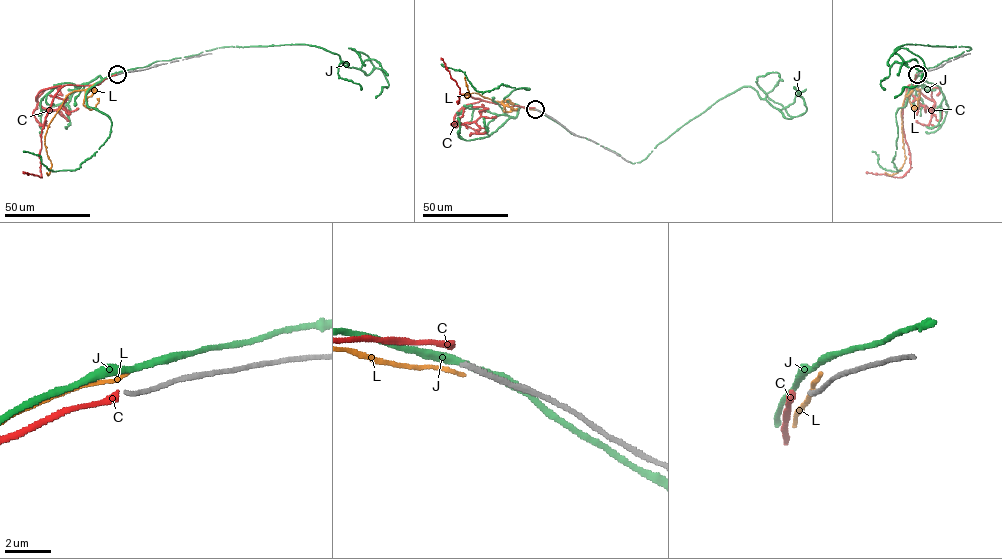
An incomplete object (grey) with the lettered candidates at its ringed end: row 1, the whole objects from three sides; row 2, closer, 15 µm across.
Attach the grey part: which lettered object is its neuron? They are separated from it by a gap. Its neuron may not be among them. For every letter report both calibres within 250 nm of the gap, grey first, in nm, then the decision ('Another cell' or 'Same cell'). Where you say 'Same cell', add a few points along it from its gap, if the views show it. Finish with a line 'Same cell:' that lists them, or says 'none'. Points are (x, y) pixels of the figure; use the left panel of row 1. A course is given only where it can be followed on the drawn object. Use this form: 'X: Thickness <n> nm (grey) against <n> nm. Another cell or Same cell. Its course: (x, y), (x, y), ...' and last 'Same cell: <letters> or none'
C: Thickness 200 nm (grey) against 280 nm. Another cell
J: Thickness 200 nm (grey) against 360 nm. Another cell
L: Thickness 200 nm (grey) against 190 nm. Another cell
Same cell: none

